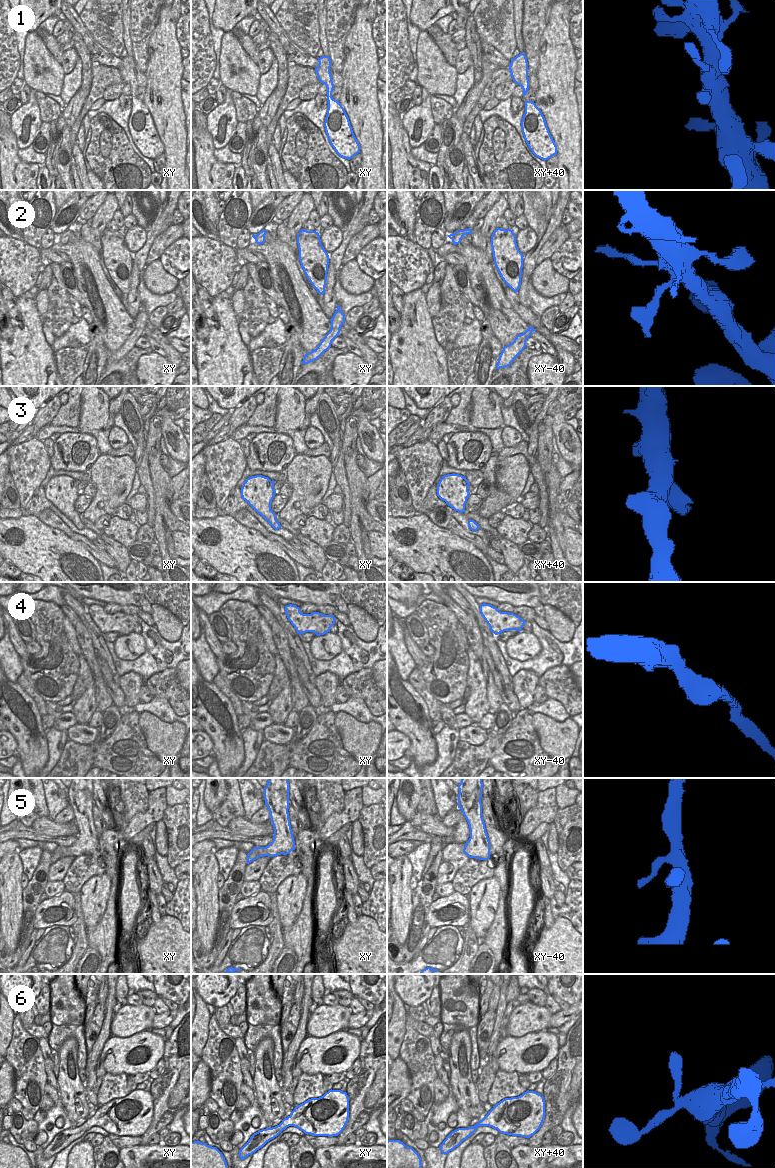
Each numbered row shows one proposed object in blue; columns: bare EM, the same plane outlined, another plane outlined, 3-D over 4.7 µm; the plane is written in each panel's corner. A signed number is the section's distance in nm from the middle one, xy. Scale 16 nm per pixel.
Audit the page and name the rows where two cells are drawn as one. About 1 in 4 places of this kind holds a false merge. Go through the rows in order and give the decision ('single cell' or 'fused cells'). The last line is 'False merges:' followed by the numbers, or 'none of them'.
1: single cell
2: single cell
3: single cell
4: single cell
5: single cell
6: single cell
False merges: none of them

